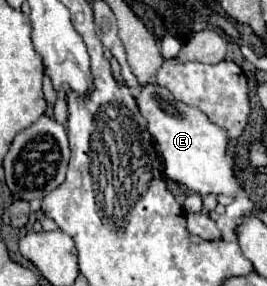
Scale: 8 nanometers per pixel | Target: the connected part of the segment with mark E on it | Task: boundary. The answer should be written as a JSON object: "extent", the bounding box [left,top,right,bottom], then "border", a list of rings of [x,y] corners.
{"extent":[134,83,240,197],"border":[[[148,83],[148,87],[142,87],[140,93],[134,99],[138,103],[140,113],[148,121],[150,135],[153,139],[156,139],[156,143],[160,147],[166,177],[174,179],[180,185],[186,185],[190,191],[194,191],[202,197],[206,197],[210,193],[214,193],[214,195],[236,195],[238,193],[240,185],[238,185],[238,179],[234,177],[234,157],[228,155],[228,149],[226,149],[228,137],[226,137],[224,129],[214,125],[202,111],[198,111],[198,109],[186,105],[186,103],[176,101],[168,89],[160,87],[156,83]]]}

